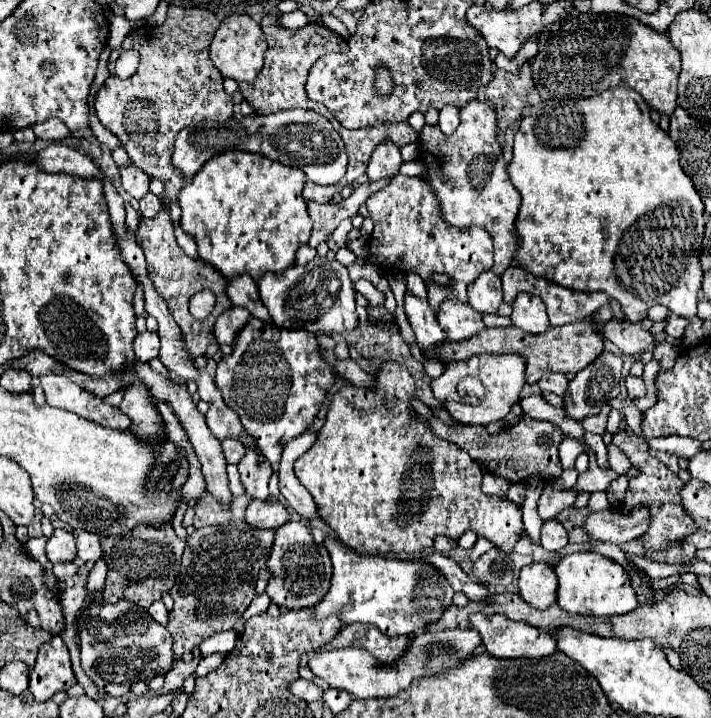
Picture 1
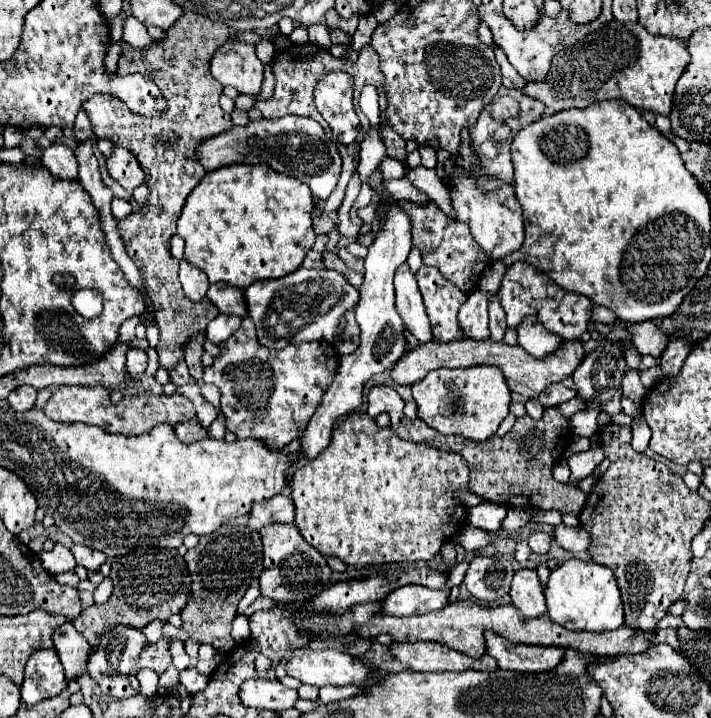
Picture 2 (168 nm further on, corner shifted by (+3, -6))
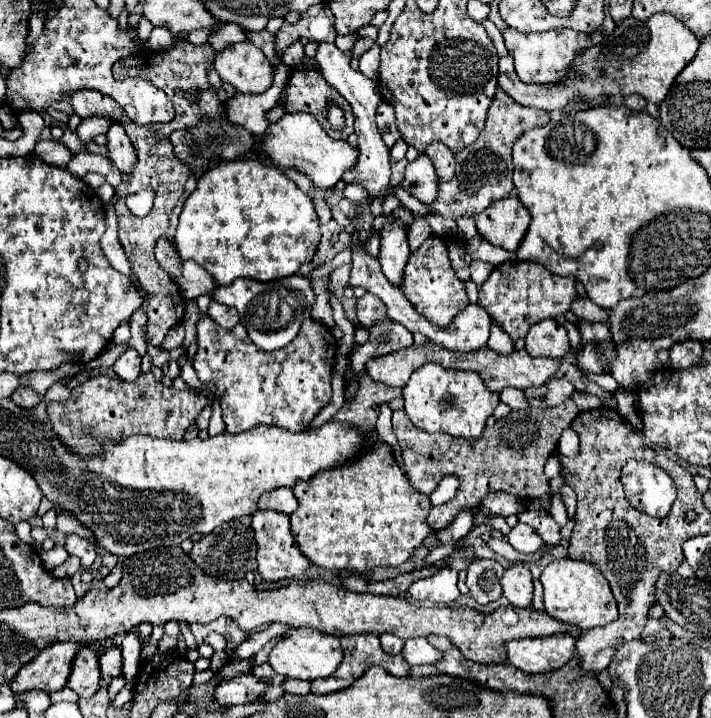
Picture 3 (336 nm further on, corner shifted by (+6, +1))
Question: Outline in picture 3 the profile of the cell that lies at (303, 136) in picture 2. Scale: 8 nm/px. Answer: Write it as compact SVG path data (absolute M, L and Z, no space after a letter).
M284 114L276 124L270 124L264 136L254 138L252 156L262 158L282 170L294 170L302 176L306 176L314 188L328 190L336 186L336 182L342 178L342 174L356 164L356 148L352 148L348 142L330 138L318 120L312 114Z

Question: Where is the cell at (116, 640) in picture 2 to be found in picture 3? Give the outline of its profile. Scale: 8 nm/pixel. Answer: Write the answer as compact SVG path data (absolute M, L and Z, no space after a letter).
M110 646L104 652L100 652L100 672L102 682L106 684L122 674L122 650L118 646Z

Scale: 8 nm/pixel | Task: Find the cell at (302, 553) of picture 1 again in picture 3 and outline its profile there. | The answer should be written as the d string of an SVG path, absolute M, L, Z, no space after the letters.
M258 510L252 514L252 528L258 544L258 572L266 582L302 578L306 570L312 566L308 558L300 552L290 530L290 518L286 514L272 512L272 510Z

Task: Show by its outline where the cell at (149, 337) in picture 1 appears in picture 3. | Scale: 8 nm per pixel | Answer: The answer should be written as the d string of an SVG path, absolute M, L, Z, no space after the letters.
M128 348L116 362L114 362L114 372L118 374L120 380L124 382L134 382L140 376L140 356L134 348Z

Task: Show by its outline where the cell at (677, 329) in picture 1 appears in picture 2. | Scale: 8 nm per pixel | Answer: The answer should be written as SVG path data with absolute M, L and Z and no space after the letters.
M643 321L643 323L623 323L623 327L631 333L633 337L633 343L637 347L637 351L641 355L653 355L653 357L659 357L667 345L667 337L659 331L657 323L653 321Z

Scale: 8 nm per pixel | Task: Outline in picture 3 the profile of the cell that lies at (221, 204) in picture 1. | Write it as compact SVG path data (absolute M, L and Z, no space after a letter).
M238 158L220 162L200 178L198 188L186 198L176 226L176 248L182 260L198 262L220 286L232 284L236 278L254 278L260 282L296 274L300 264L310 260L320 242L318 218L312 200L276 166L256 158Z

